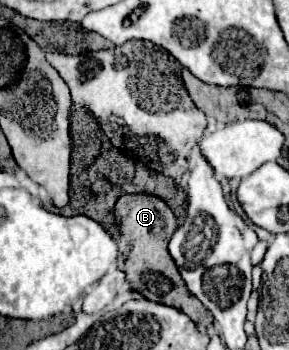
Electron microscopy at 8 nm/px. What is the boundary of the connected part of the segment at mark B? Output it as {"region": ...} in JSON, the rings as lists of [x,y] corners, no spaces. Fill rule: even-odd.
{"region":[[[125,194],[117,200],[113,212],[115,212],[115,222],[119,226],[119,232],[123,234],[125,242],[129,244],[127,252],[119,256],[119,268],[125,272],[131,290],[137,290],[147,300],[179,308],[195,324],[205,322],[207,310],[193,294],[189,294],[189,290],[185,288],[185,282],[179,276],[179,270],[177,270],[173,258],[167,252],[171,234],[177,228],[177,220],[171,212],[171,208],[157,196]]]}

